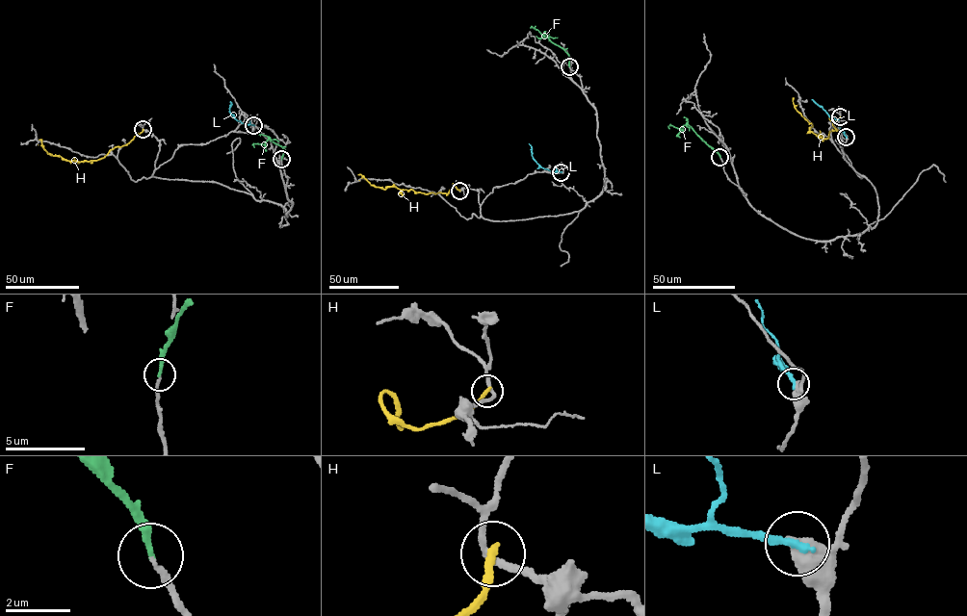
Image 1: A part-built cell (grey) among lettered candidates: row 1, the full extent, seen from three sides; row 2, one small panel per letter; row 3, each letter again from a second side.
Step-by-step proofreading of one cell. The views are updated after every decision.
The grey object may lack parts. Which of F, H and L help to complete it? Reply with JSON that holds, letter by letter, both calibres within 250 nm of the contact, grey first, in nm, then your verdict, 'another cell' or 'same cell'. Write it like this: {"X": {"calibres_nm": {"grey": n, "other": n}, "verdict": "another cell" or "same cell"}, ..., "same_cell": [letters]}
{"F": {"calibres_nm": {"grey": 140, "other": 190}, "verdict": "same cell"}, "H": {"calibres_nm": {"grey": 200, "other": 280}, "verdict": "another cell"}, "L": {"calibres_nm": {"grey": 550, "other": 260}, "verdict": "another cell"}, "same_cell": ["F"]}

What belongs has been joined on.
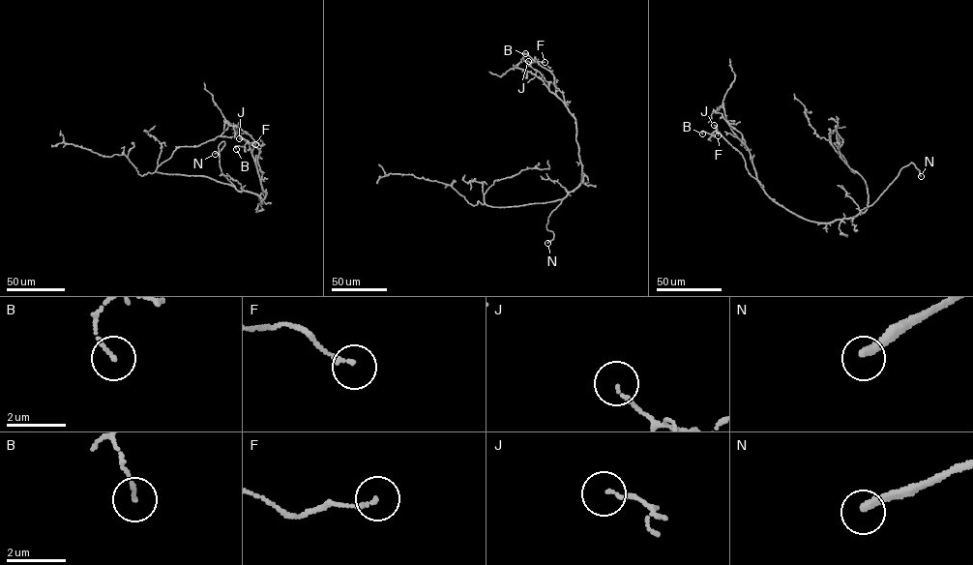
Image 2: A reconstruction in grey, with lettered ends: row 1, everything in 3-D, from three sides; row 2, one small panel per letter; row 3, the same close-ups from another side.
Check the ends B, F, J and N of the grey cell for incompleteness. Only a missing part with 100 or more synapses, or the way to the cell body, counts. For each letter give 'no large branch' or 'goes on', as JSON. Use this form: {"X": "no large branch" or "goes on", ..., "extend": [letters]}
{"B": "no large branch", "F": "no large branch", "J": "no large branch", "N": "goes on", "extend": ["N"]}

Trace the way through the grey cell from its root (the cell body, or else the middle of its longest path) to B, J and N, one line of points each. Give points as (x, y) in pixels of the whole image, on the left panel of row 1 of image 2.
B: (245, 191), (256, 193), (262, 203), (266, 193), (257, 161), (260, 151), (248, 141), (236, 149)
J: (245, 191), (259, 195), (260, 204), (266, 193), (262, 189), (262, 174), (257, 161), (260, 151), (239, 138)
N: (245, 191), (238, 191), (221, 172), (218, 147), (223, 141), (224, 145), (215, 154)

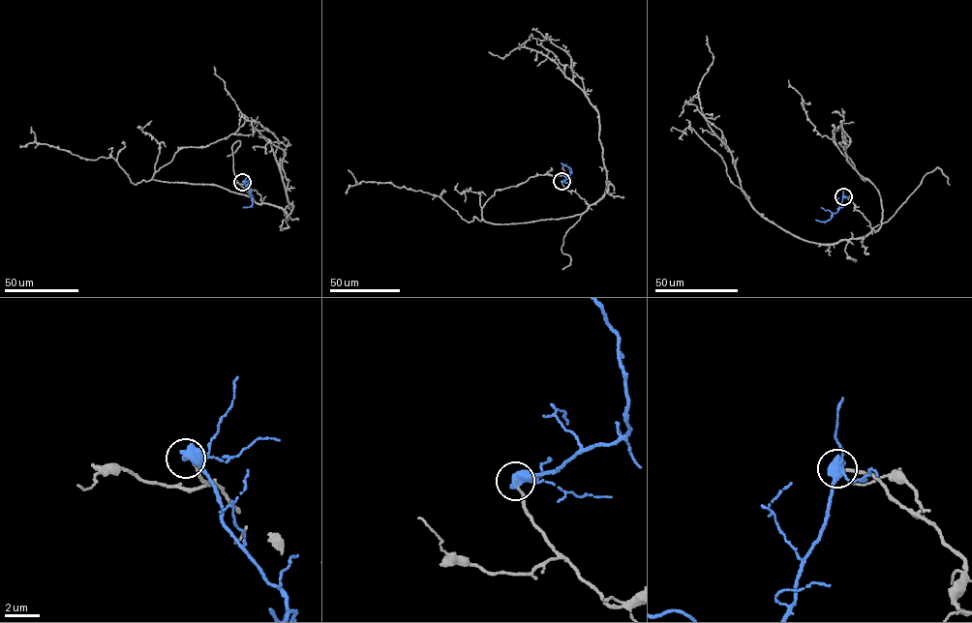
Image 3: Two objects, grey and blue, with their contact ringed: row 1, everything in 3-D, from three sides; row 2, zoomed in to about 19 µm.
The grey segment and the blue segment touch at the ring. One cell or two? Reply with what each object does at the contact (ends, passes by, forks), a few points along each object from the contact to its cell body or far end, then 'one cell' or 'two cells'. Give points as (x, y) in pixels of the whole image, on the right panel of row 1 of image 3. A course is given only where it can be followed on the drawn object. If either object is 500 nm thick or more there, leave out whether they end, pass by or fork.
grey runs (843, 196), (873, 229), (830, 244), (794, 236), (751, 205), (701, 109), (697, 90), (713, 57), (707, 36); blue runs (843, 196), (838, 211), (828, 221), (815, 220); one cell

